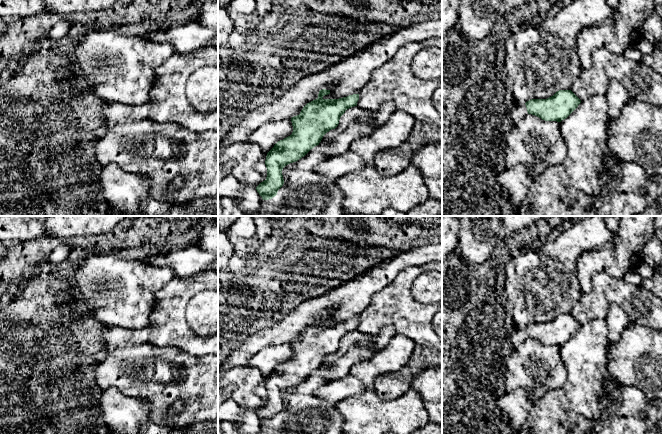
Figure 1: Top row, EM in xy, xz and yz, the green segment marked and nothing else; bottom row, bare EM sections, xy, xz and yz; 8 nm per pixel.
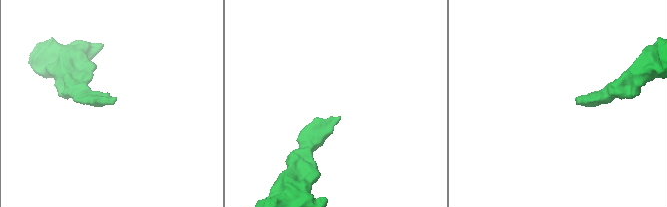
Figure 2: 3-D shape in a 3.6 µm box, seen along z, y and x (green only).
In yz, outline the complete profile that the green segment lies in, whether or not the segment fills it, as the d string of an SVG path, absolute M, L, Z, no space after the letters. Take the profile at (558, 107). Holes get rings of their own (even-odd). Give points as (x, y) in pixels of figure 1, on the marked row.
M559 90L547 99L531 99L526 103L516 103L511 111L515 123L527 114L535 115L545 121L561 122L581 103L571 90Z

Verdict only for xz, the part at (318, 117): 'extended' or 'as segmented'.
as segmented

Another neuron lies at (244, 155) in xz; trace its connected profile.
M247 140L237 141L228 146L220 155L220 162L232 161L231 174L244 186L257 187L263 176L254 170L260 158L264 155L262 149Z

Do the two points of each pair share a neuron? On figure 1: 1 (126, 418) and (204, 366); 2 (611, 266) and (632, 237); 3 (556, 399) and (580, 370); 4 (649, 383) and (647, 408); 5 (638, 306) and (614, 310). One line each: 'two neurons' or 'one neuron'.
1: two neurons
2: one neuron
3: two neurons
4: two neurons
5: two neurons

